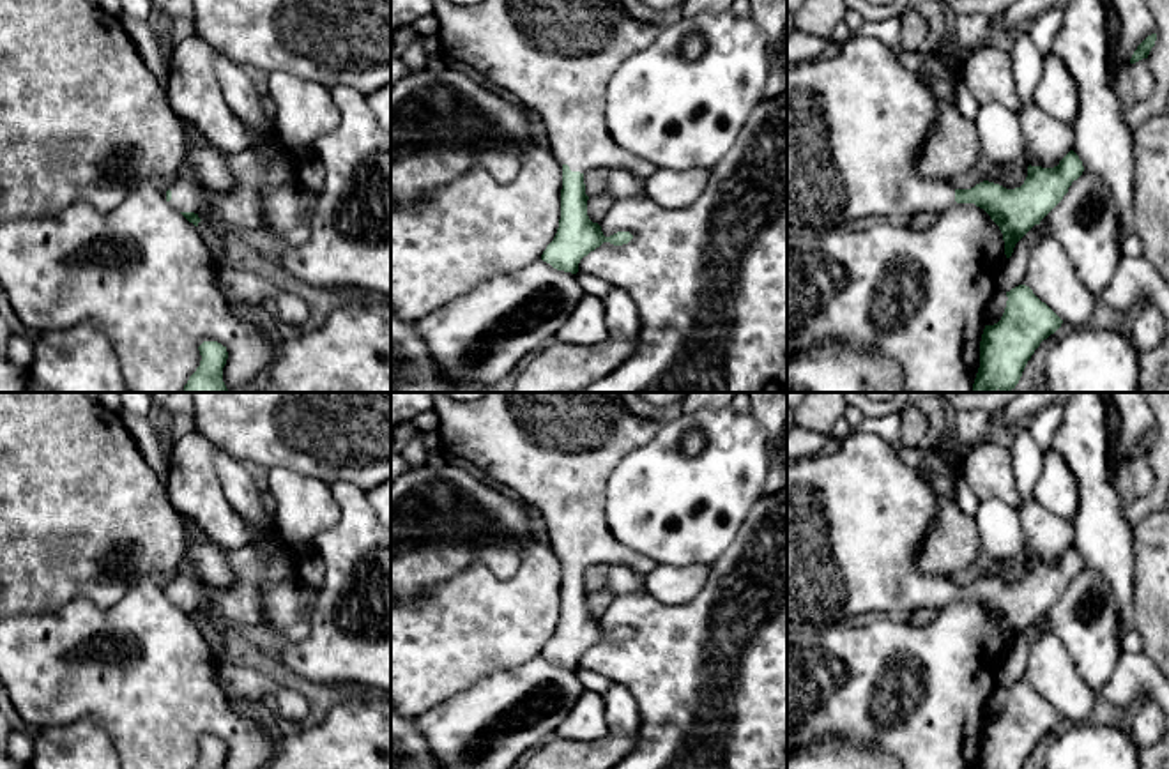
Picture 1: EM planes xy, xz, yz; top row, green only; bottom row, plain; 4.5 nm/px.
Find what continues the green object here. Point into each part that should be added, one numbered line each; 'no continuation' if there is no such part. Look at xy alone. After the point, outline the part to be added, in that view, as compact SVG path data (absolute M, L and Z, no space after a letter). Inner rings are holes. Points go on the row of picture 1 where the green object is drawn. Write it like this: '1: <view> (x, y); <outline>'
1: xy (239, 207); M193 124L193 126L200 131L200 127L196 124ZM210 141L210 145L225 157L225 161L232 171L232 177L235 179L235 186L226 193L216 193L216 191L202 186L198 182L196 175L193 173L191 166L187 164L187 143L186 143L186 157L177 171L177 180L170 187L172 200L168 203L177 212L200 214L203 209L207 209L210 214L210 219L218 219L223 225L226 225L244 235L258 233L262 230L262 207L260 207L260 202L256 196L258 187L267 186L267 184L279 186L290 179L295 179L301 159L290 152L279 154L278 157L267 157L267 156L264 156L256 150L249 150L249 148L242 150L242 152L225 152L219 147L216 147L212 141Z

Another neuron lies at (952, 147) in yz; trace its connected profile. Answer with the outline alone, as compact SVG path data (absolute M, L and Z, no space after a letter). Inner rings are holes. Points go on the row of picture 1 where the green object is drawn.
M937 101L937 118L920 148L916 173L921 179L944 179L969 171L980 159L980 134L957 103Z

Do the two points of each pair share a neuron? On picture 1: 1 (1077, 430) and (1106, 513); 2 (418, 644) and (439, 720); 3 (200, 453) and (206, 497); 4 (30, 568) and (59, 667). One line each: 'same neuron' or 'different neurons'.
1: same neuron
2: different neurons
3: same neuron
4: different neurons

